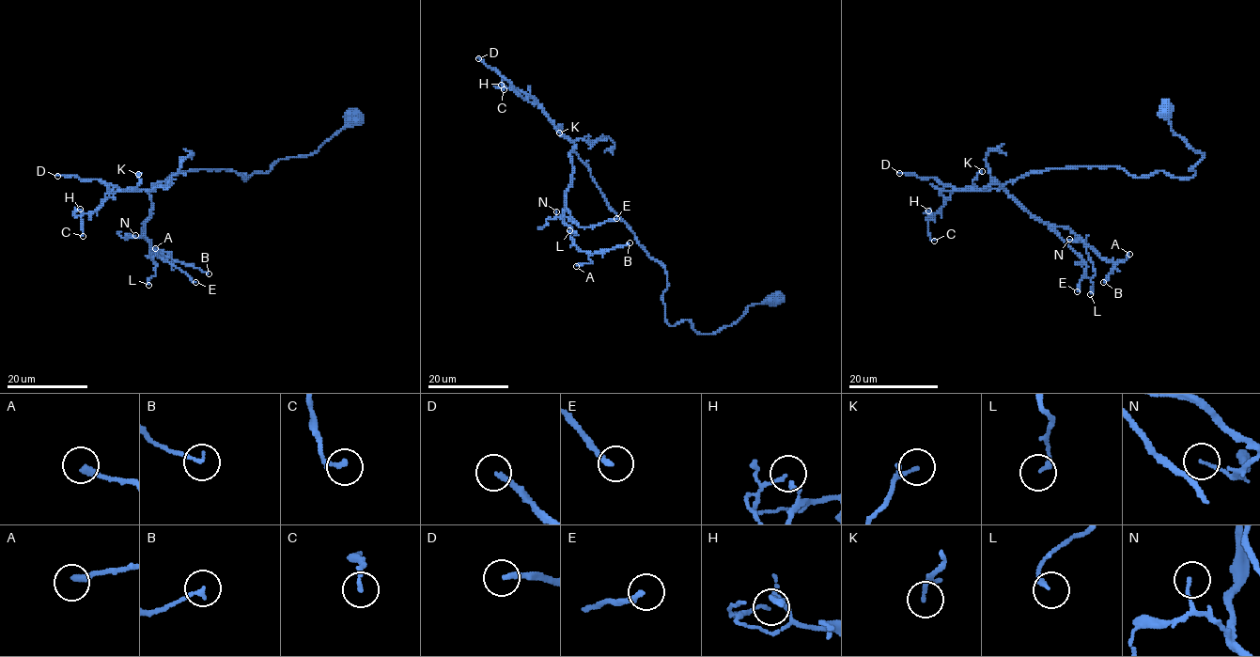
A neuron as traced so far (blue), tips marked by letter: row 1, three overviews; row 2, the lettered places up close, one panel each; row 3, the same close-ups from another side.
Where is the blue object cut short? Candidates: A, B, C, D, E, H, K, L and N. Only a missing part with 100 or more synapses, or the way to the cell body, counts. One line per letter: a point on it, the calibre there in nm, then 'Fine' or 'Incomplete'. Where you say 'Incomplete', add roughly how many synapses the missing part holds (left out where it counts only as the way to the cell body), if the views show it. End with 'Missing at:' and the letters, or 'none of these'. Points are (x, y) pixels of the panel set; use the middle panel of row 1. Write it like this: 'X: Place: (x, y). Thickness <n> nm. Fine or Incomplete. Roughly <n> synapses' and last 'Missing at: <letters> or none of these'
A: Place: (576, 266). Thickness 280 nm. Fine
B: Place: (630, 242). Thickness 170 nm. Fine
C: Place: (504, 89). Thickness 190 nm. Fine
D: Place: (478, 58). Thickness 200 nm. Incomplete. Roughly 170 synapses
E: Place: (616, 218). Thickness 190 nm. Fine
H: Place: (501, 85). Thickness 110 nm. Fine
K: Place: (559, 132). Thickness 100 nm. Fine
L: Place: (569, 230). Thickness 190 nm. Fine
N: Place: (556, 211). Thickness 120 nm. Fine
Missing at: D

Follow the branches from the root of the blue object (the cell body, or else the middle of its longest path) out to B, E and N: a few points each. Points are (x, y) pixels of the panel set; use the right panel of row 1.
B: (1166, 110), (1172, 131), (1204, 153), (1191, 178), (1069, 166), (1002, 187), (1112, 260), (1103, 282)
E: (1166, 110), (1172, 131), (1204, 153), (1191, 178), (1069, 166), (1002, 187), (1087, 264), (1077, 291)
N: (1166, 110), (1172, 131), (1204, 153), (1191, 178), (1069, 166), (1002, 187), (1078, 238), (1069, 239)

